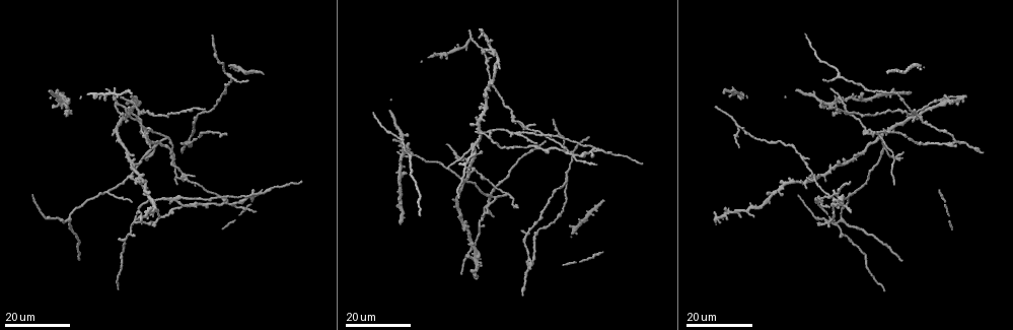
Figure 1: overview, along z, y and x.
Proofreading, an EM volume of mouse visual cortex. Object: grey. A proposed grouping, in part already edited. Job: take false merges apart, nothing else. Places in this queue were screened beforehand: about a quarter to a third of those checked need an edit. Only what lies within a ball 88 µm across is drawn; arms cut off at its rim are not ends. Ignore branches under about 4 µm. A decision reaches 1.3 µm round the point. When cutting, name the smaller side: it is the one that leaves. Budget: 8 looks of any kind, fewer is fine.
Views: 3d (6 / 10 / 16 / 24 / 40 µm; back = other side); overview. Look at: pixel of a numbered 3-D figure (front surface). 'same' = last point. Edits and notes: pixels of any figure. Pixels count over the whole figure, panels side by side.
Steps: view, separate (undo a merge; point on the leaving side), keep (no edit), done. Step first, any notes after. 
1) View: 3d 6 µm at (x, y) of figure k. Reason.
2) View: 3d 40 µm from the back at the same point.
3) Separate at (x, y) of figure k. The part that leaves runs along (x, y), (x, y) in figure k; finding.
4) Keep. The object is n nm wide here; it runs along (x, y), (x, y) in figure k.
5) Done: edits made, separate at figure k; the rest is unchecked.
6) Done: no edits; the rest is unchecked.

View: 3d 24 µm at (69, 101) of figure 1. Looks like a crossing.

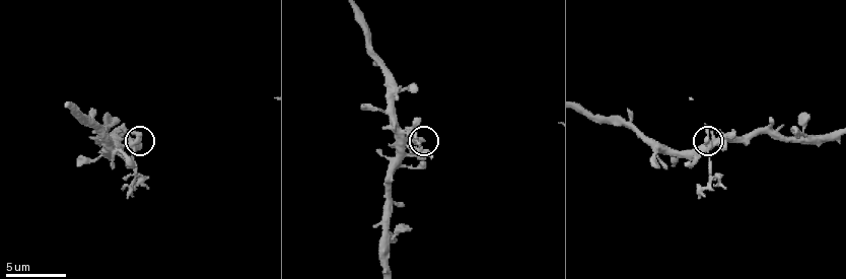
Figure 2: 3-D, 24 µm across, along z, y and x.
View: 3d 10 µm at (133, 148) of figure 2. Closer look.

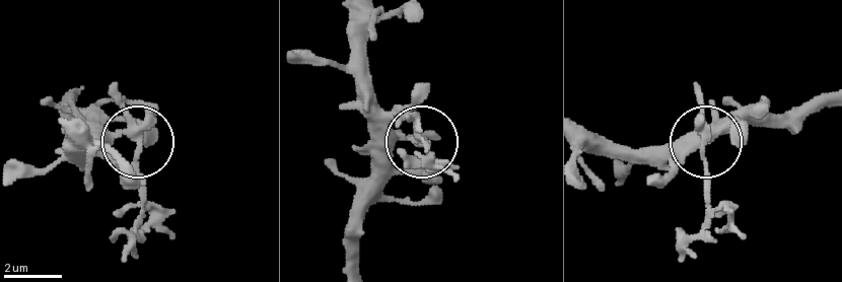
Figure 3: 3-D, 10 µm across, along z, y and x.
Separate at (120, 93) of figure 3. The side arm is 5 µm long; the part that leaves runs along (136, 134), (144, 225), (125, 260) in figure 3; a second cell is stuck on.

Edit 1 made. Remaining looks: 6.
View: 3d 24 µm at (601, 152) of figure 1. Calibre changes.

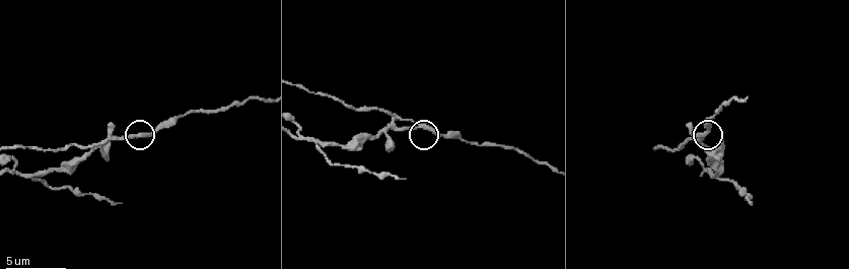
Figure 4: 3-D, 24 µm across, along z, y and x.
View: 3d 6 µm at (137, 134) of figure 4.

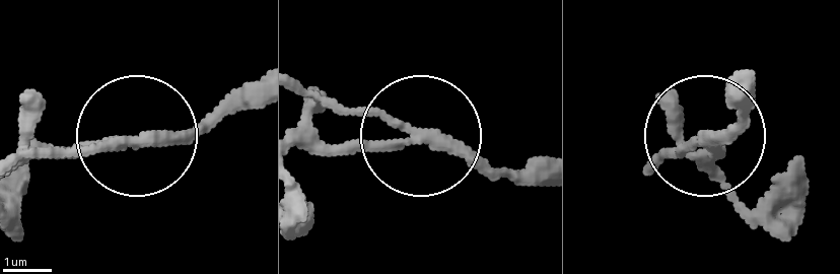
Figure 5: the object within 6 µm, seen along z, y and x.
Separate at (395, 141) of figure 5. The object is 210 nm wide here; a second cell is stuck on.

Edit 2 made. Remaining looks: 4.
View: overview. Redraw.

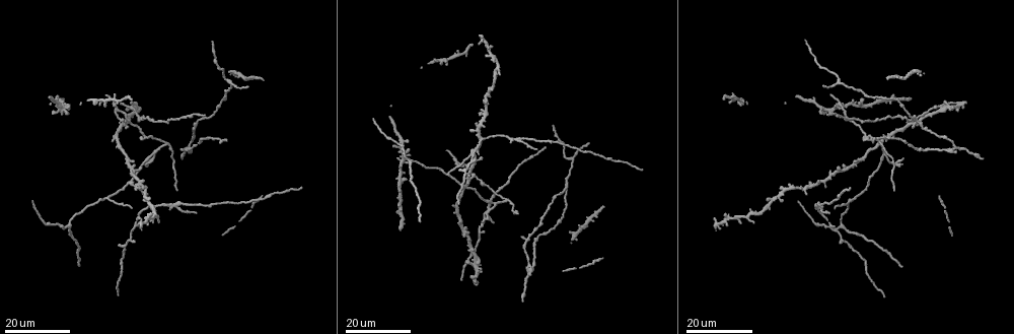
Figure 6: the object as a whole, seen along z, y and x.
View: 3d 24 µm at (921, 148) of figure 6. Three-way junction.

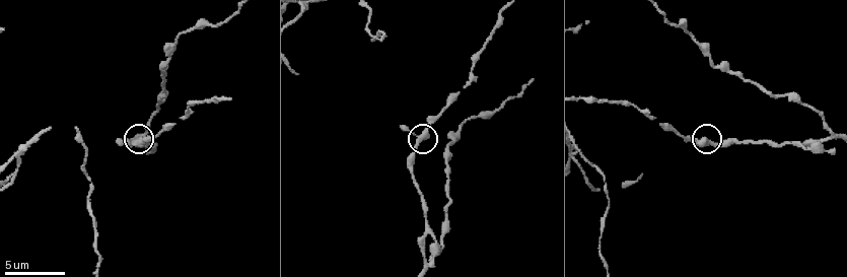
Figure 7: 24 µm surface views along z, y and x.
View: 3d 10 µm at (713, 142) of figure 7.

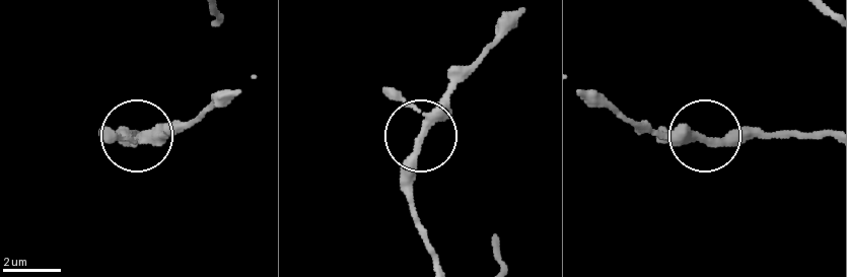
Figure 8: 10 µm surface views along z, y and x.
Keep. The object is 270 nm wide here; continuous, no second cell.

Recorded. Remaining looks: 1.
View: 3d 16 µm at (832, 135) of figure 7. A fork.

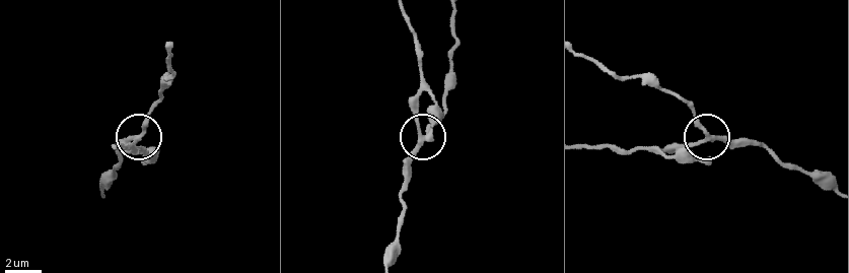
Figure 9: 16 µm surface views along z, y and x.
Keep. 3 arms meet here; all the same cell.

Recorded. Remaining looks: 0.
Done: edits made, separate at figure 3, separate at figure 5; the rest is unchecked.

